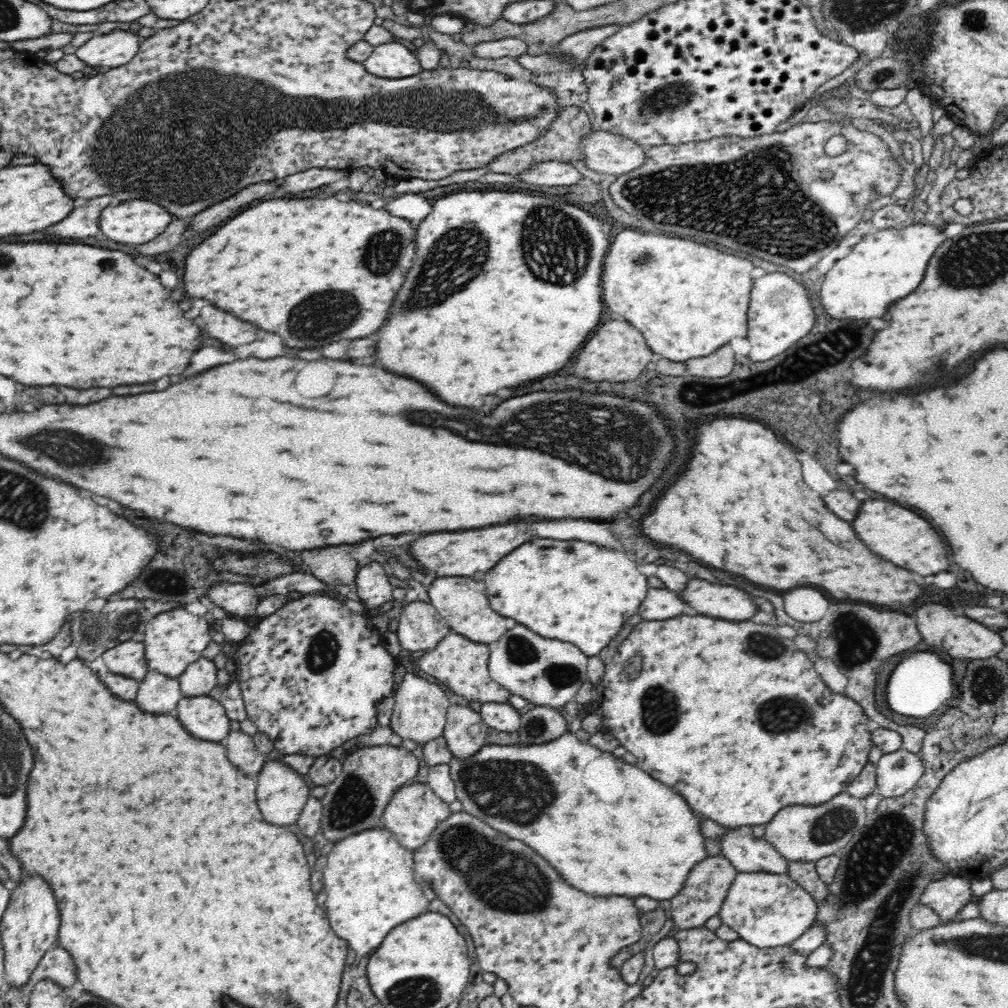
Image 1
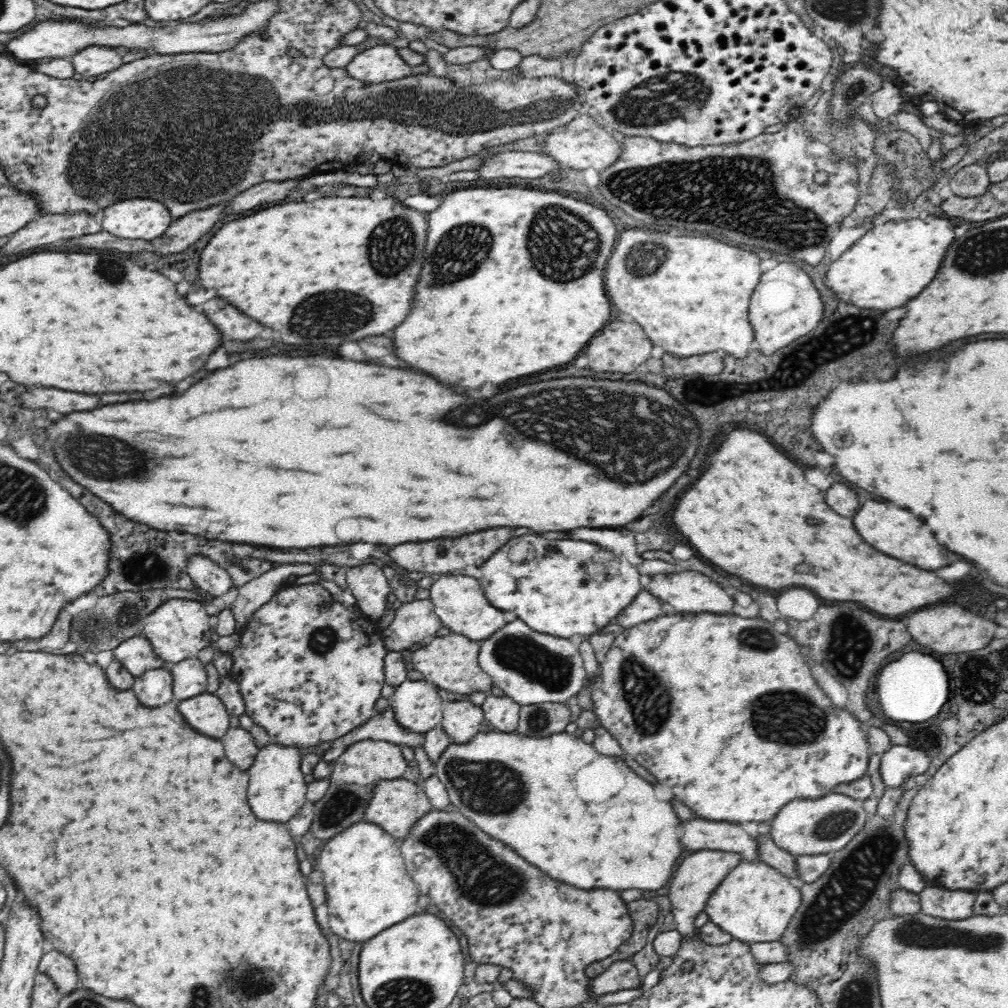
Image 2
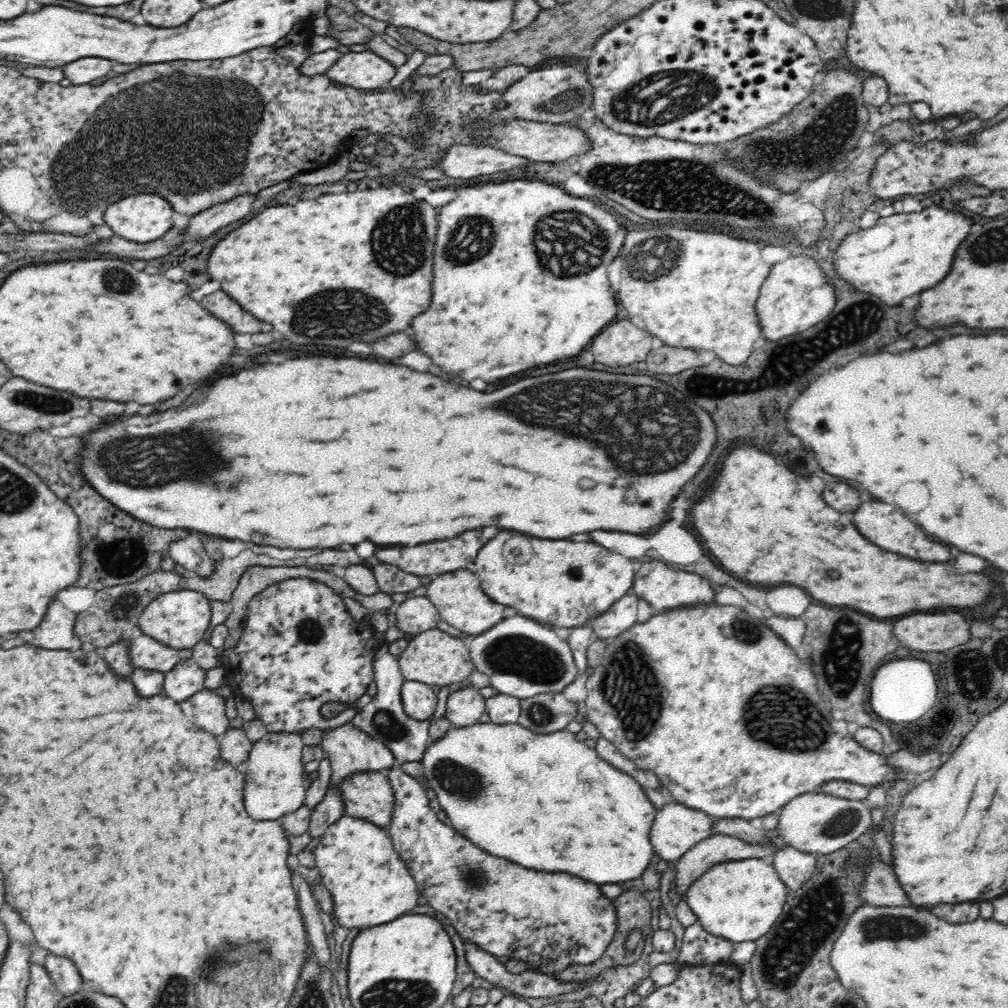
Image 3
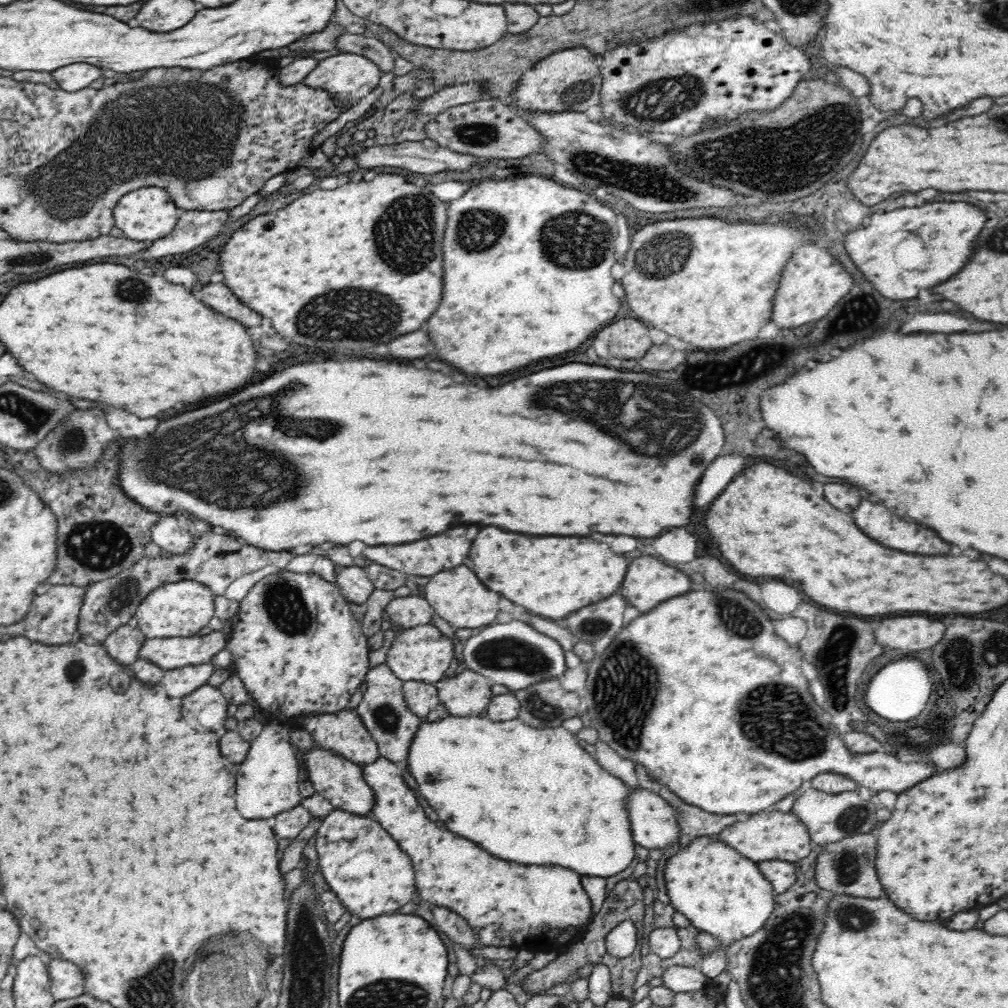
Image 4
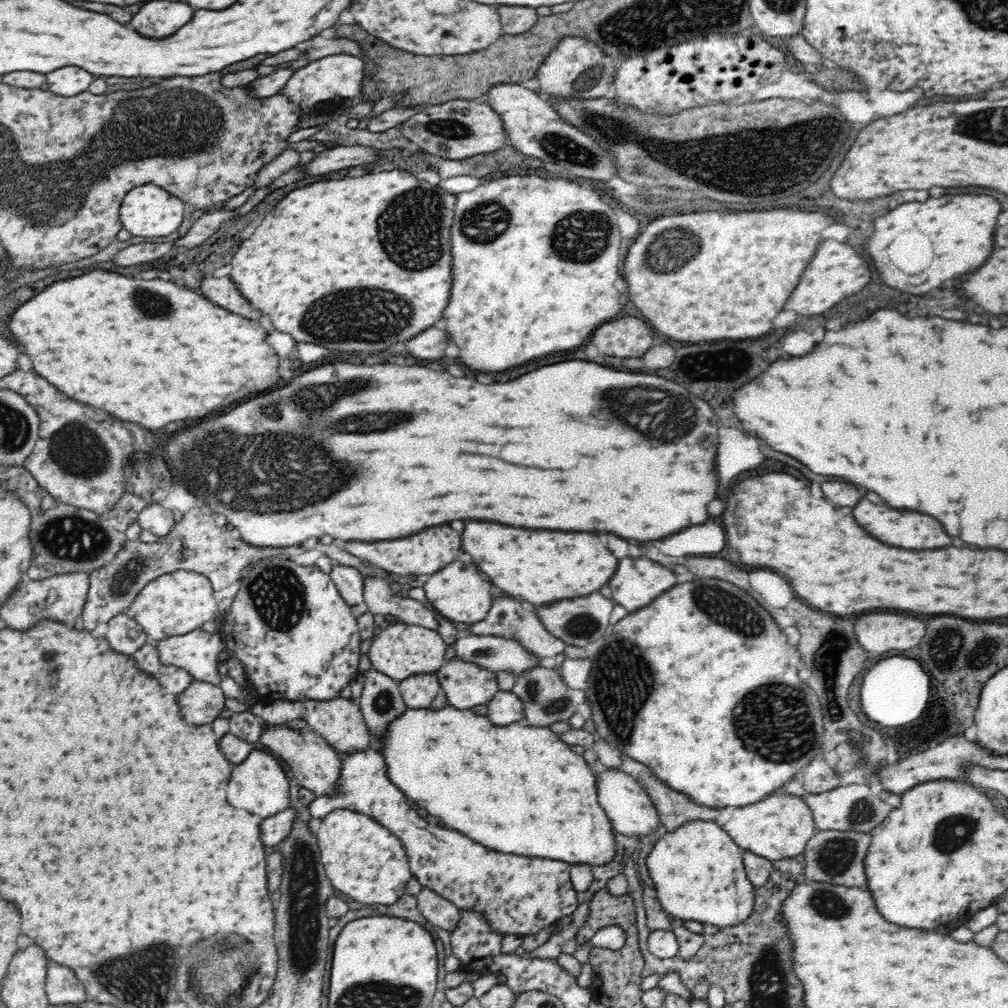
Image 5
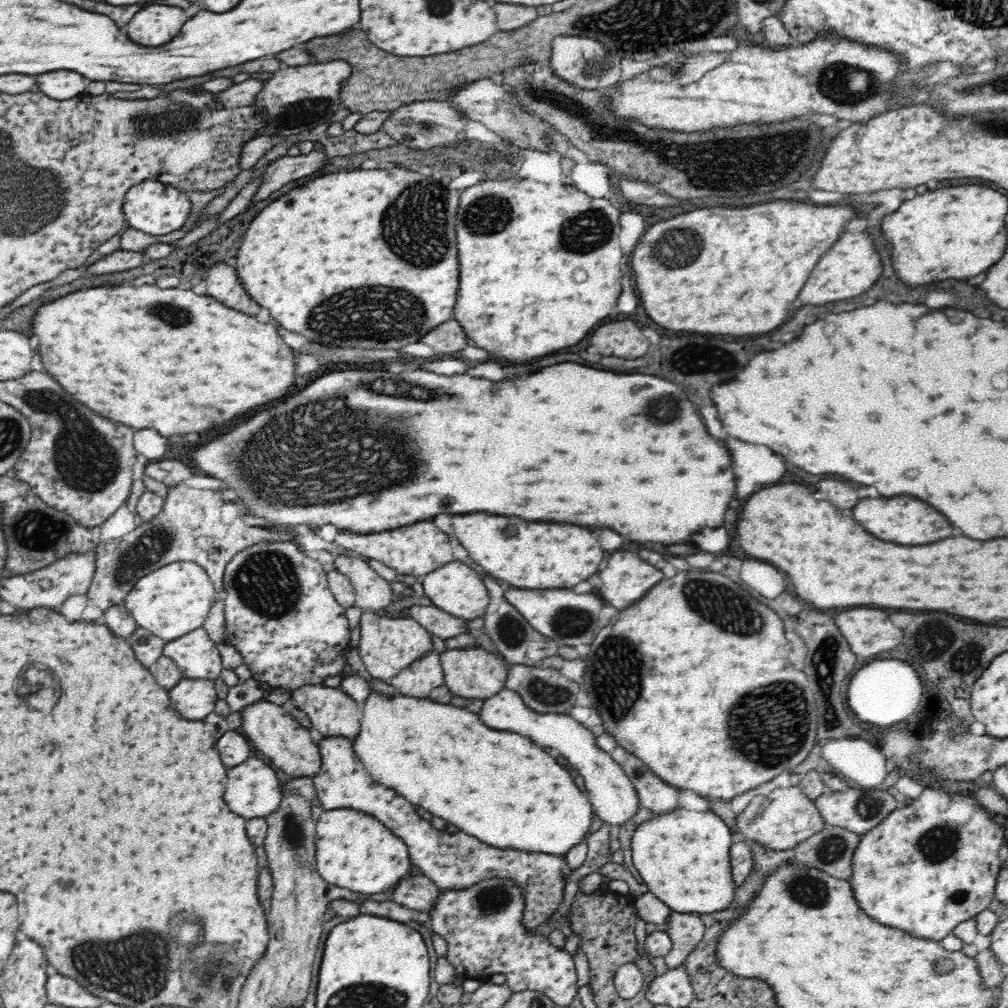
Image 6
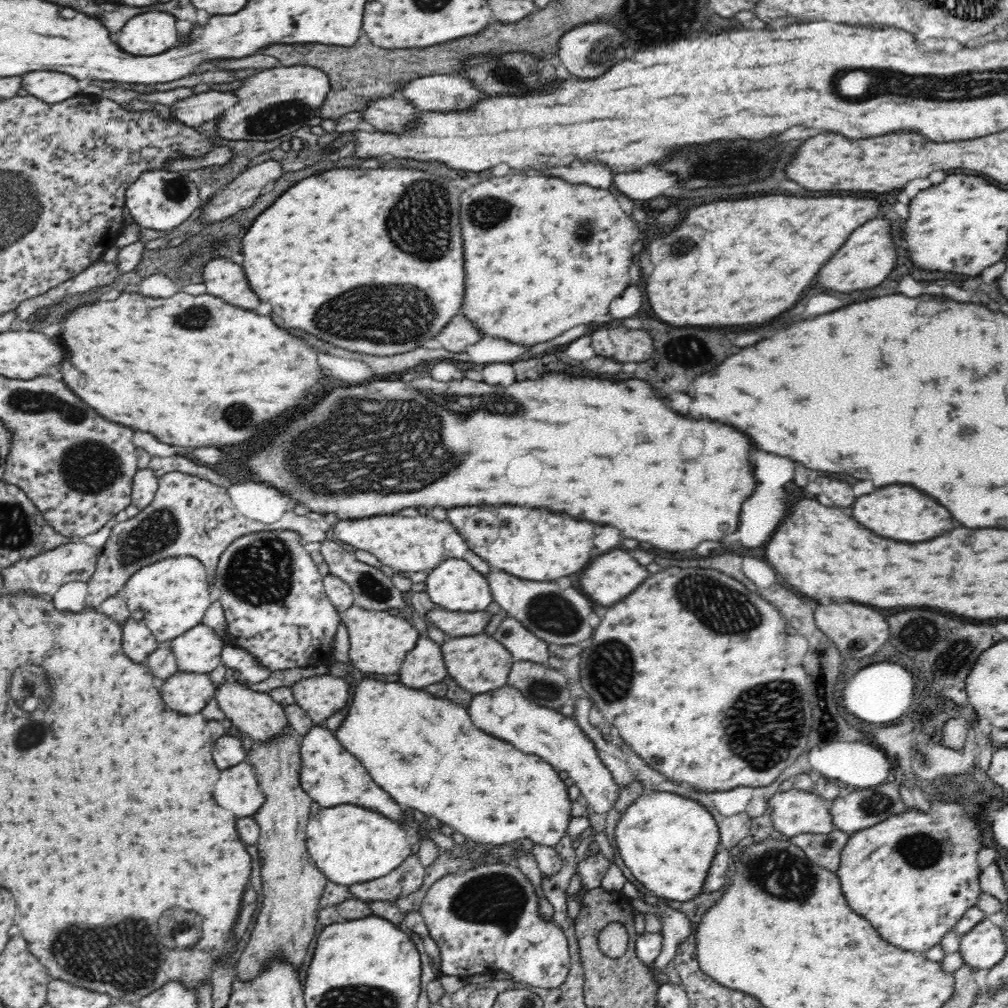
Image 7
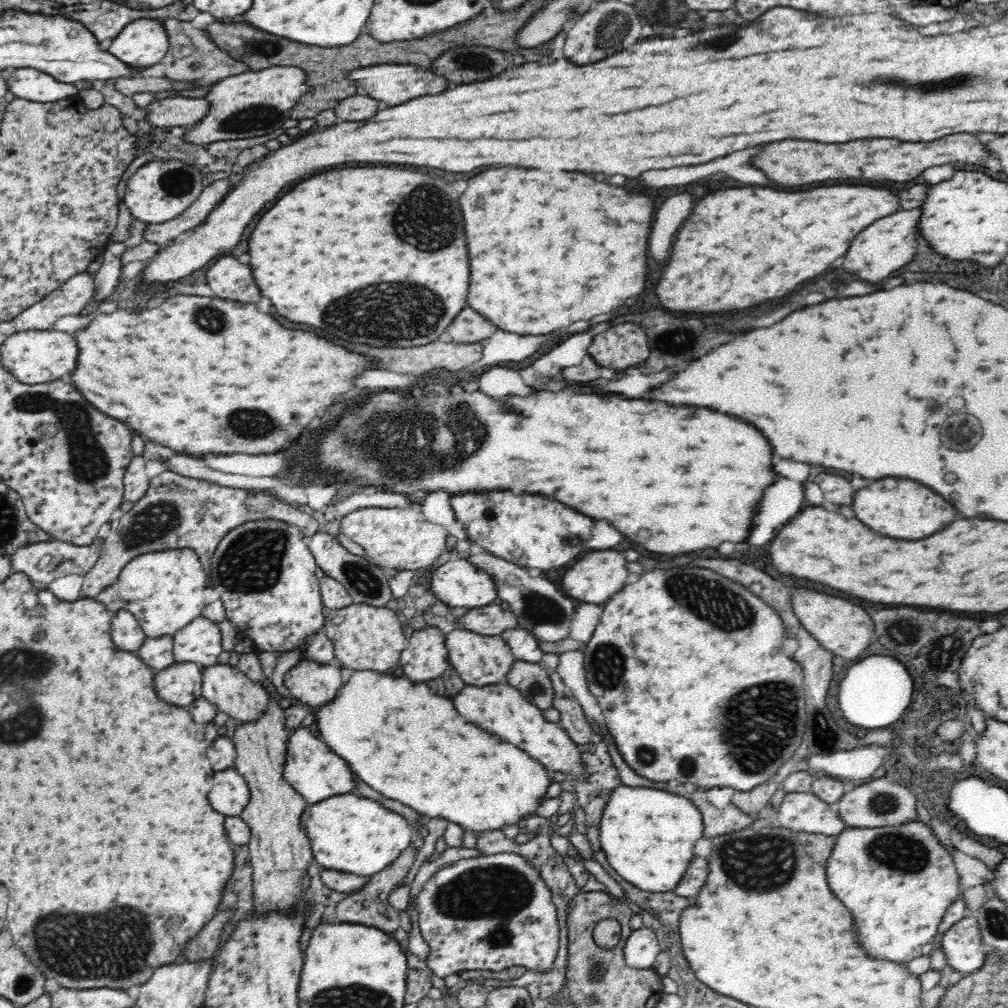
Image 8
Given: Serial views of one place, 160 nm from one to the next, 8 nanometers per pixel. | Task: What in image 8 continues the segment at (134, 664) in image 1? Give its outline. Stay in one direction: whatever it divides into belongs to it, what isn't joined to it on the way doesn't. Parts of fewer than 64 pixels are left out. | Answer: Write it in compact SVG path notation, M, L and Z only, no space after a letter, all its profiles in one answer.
M203 615L173 634L173 657L178 662L208 667L218 663L222 652L219 623Z

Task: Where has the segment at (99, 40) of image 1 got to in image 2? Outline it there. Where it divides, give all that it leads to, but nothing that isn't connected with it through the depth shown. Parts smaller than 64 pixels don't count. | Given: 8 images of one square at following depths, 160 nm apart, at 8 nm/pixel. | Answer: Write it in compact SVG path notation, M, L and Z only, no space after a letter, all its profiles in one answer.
M92 46L92 48L82 50L71 61L72 65L74 65L74 73L81 74L82 78L110 72L111 70L120 68L122 64L122 58L118 56L116 50L112 50L112 48L100 48L100 46Z

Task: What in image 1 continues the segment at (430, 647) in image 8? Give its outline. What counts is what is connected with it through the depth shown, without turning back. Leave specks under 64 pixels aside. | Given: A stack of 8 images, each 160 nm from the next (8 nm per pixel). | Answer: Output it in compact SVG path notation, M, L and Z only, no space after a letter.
M407 673L397 684L392 696L395 705L391 716L390 728L404 740L414 740L418 744L426 744L434 738L443 736L447 724L450 696L442 689L441 684L432 678L422 678L414 673Z

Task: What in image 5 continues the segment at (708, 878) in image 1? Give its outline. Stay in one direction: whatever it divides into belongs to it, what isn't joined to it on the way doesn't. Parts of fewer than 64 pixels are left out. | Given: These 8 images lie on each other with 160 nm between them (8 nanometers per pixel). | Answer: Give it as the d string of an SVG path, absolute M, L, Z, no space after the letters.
M772 792L748 806L736 807L723 829L734 839L741 850L749 850L770 861L793 858L804 852L808 840L816 834L816 823L811 808L802 795Z

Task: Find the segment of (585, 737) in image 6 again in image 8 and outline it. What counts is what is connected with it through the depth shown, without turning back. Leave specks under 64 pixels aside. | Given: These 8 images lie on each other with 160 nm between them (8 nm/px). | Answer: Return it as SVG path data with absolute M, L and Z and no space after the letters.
M506 681L486 686L464 684L454 695L454 706L468 722L474 722L480 729L516 745L548 771L564 772L573 778L586 778L586 765L567 731L559 724L546 722L543 710L530 703L517 688L510 686Z

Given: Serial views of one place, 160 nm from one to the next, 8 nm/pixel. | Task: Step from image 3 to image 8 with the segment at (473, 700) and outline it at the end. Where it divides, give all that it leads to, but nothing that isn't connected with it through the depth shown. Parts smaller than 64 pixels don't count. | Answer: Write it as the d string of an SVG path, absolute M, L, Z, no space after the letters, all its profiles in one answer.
M459 627L445 634L445 642L449 653L449 662L465 684L486 686L486 684L503 682L515 663L510 646L506 644L501 635L486 636Z

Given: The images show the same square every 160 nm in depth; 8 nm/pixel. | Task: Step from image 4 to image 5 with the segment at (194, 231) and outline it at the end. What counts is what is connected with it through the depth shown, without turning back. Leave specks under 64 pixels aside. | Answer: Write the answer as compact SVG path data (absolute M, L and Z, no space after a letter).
M136 243L119 250L110 261L116 266L128 267L132 264L147 263L162 258L175 250L172 243Z

